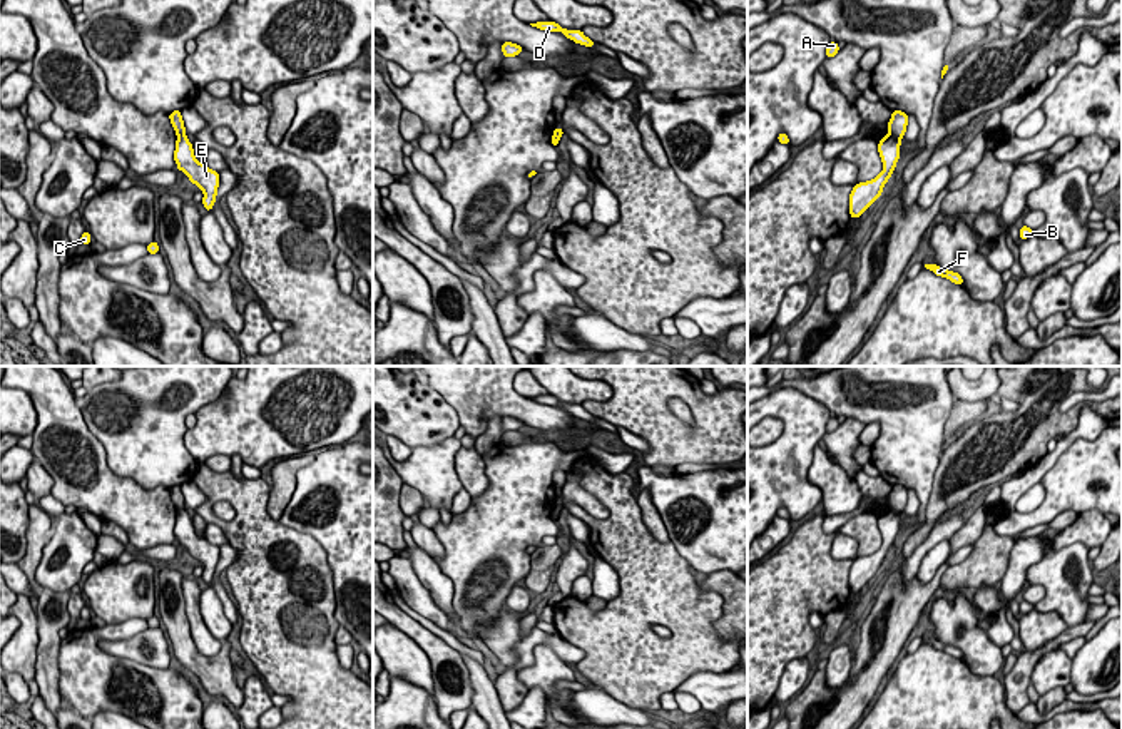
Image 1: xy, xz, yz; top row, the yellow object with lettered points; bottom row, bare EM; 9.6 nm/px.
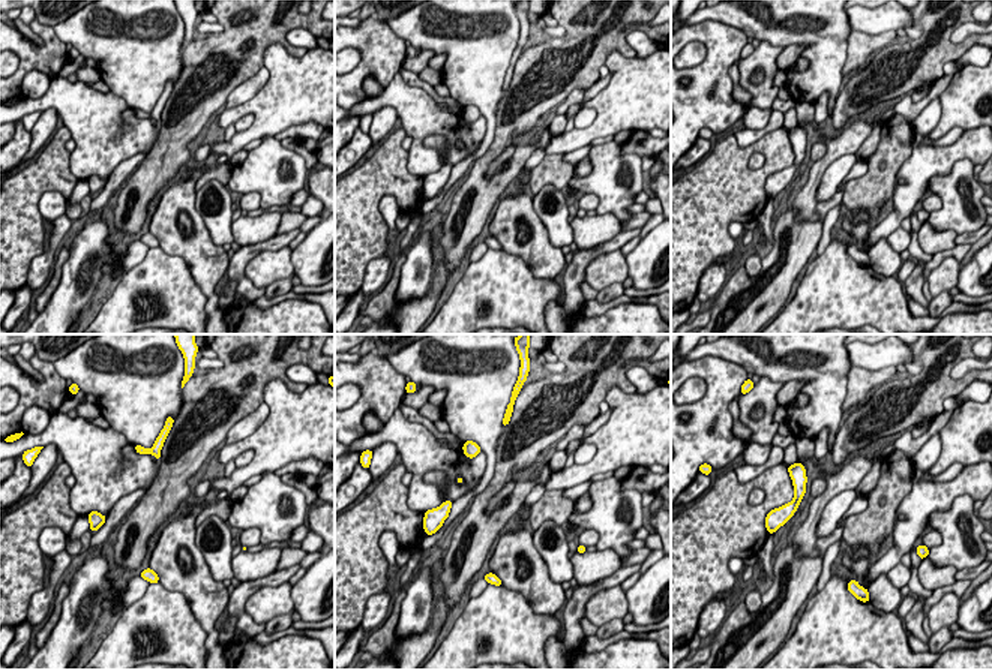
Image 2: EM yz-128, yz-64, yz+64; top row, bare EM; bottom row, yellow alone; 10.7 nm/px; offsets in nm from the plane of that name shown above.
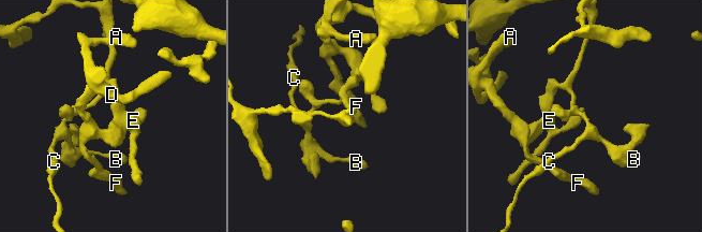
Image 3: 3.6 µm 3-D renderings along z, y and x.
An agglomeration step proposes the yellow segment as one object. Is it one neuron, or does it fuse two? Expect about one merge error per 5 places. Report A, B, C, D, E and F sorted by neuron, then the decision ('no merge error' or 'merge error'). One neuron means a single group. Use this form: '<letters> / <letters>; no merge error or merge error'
A D E F / B C; merge error

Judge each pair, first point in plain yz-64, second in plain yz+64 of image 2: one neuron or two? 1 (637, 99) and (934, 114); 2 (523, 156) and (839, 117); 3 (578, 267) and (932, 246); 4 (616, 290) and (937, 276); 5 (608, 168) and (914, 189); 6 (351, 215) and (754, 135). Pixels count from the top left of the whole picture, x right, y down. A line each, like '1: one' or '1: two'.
1: two
2: one
3: two
4: two
5: two
6: two

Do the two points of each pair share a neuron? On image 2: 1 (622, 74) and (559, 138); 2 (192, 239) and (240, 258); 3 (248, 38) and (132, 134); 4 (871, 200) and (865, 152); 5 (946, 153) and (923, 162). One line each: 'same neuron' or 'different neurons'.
1: same neuron
2: different neurons
3: different neurons
4: different neurons
5: same neuron

